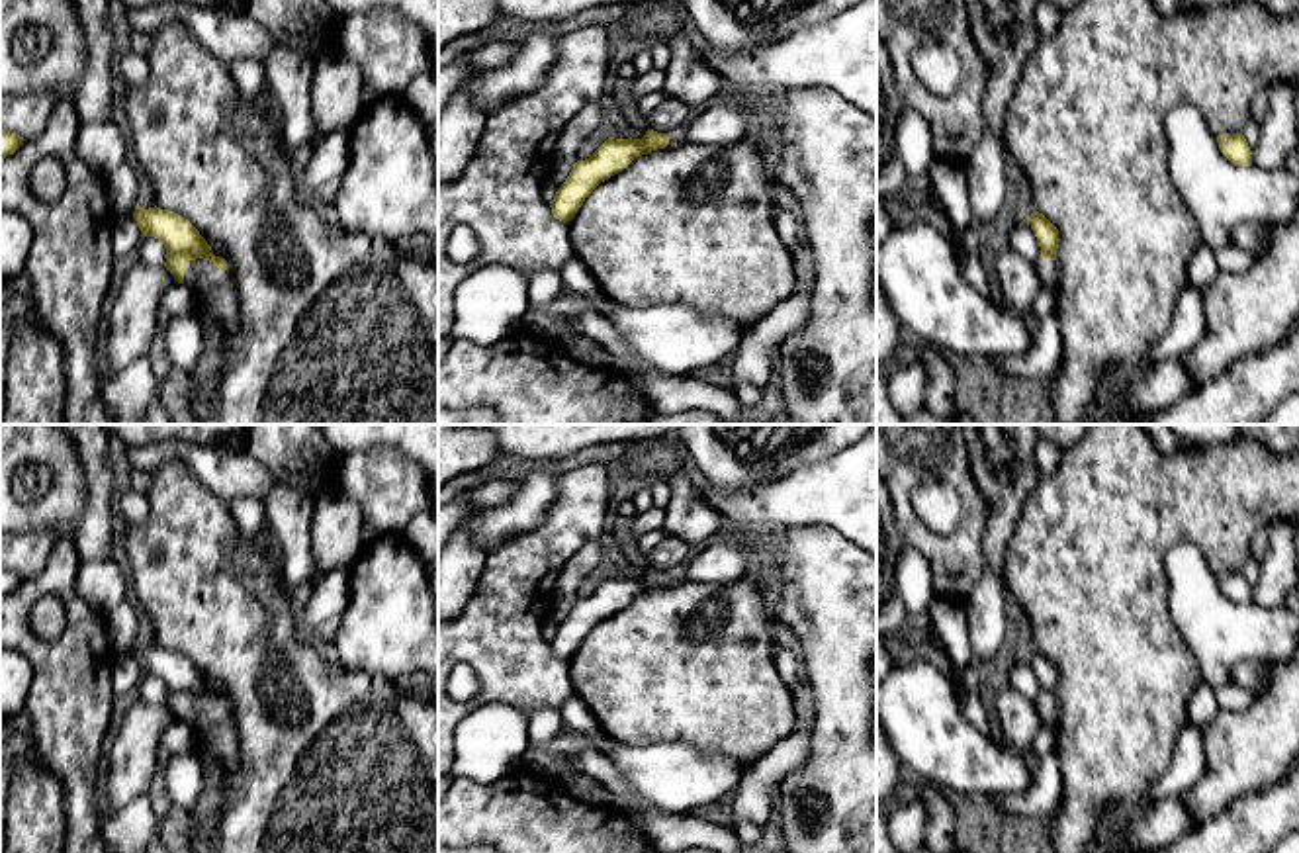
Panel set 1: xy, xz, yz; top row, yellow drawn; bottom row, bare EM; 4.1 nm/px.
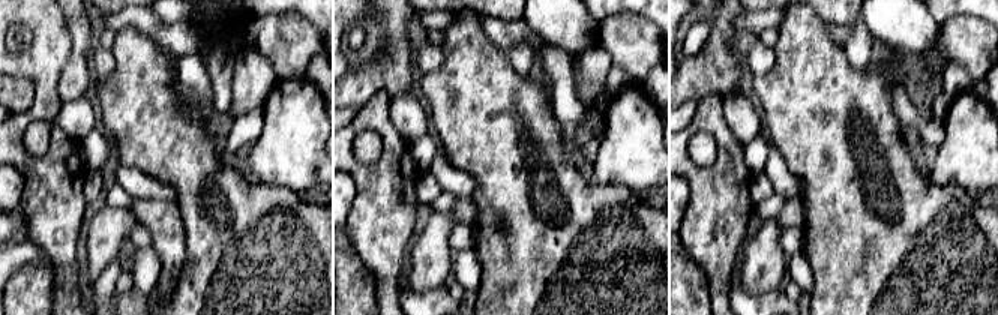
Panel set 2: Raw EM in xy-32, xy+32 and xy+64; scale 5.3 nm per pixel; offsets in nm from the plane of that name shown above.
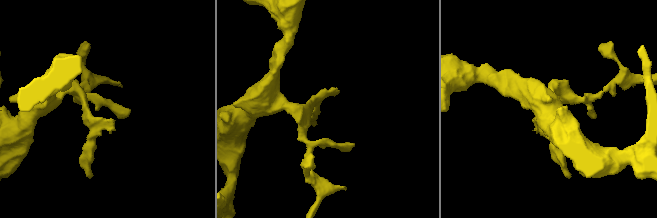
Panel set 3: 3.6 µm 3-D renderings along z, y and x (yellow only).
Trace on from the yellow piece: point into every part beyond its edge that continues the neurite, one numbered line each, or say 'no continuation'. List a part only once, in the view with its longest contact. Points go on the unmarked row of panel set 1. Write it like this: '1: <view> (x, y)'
no continuation

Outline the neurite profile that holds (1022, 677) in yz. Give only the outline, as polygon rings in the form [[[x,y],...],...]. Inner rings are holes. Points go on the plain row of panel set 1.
[[[1019,659],[1019,663],[1006,673],[1009,687],[1021,693],[1025,698],[1037,700],[1041,696],[1039,679],[1027,659]]]

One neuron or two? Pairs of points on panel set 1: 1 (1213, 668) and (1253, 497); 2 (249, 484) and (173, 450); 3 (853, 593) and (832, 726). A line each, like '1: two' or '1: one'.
1: two
2: one
3: one

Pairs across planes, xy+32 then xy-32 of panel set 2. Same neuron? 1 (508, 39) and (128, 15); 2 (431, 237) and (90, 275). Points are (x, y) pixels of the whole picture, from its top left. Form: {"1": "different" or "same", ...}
{"1": "same", "2": "same"}

